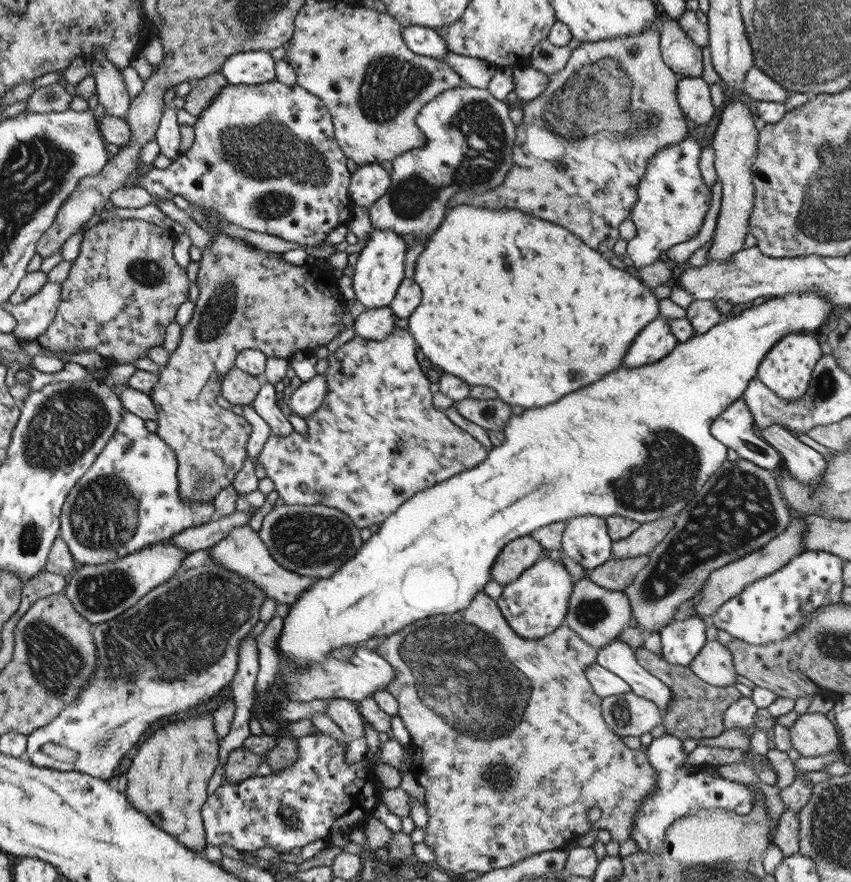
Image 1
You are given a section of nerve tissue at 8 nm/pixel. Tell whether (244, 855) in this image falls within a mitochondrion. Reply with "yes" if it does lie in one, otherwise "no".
no

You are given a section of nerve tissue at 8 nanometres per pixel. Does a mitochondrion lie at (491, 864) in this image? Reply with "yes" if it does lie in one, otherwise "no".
no

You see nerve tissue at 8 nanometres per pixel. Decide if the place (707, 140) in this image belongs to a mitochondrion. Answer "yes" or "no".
no

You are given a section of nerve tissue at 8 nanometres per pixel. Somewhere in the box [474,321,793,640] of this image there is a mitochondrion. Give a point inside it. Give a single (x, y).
(736, 510)

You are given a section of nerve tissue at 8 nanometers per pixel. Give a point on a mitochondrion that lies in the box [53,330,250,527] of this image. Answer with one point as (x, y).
(202, 477)

